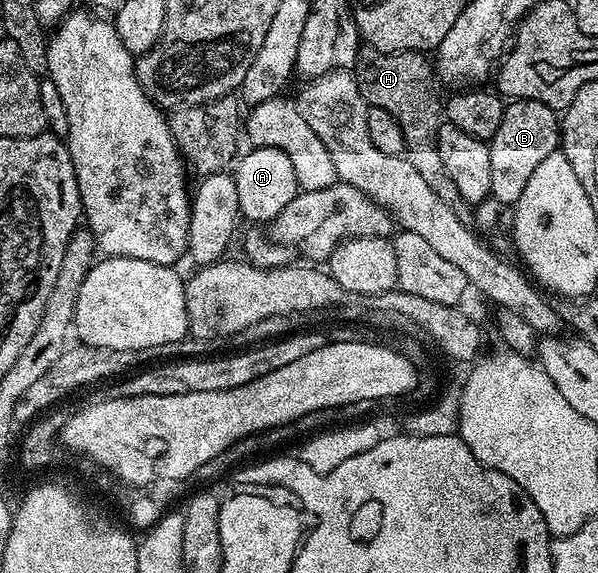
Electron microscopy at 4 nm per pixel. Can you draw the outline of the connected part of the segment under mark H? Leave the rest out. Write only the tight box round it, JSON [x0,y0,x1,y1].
[352,45,471,220]

